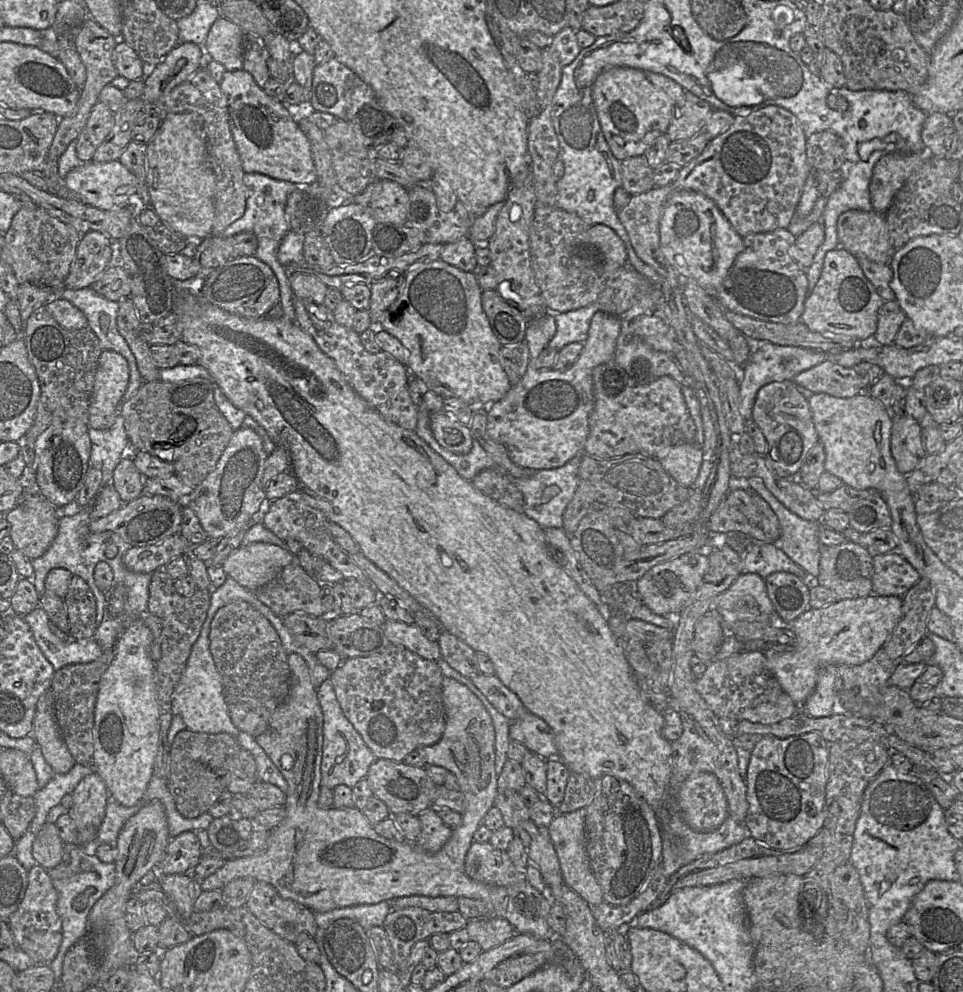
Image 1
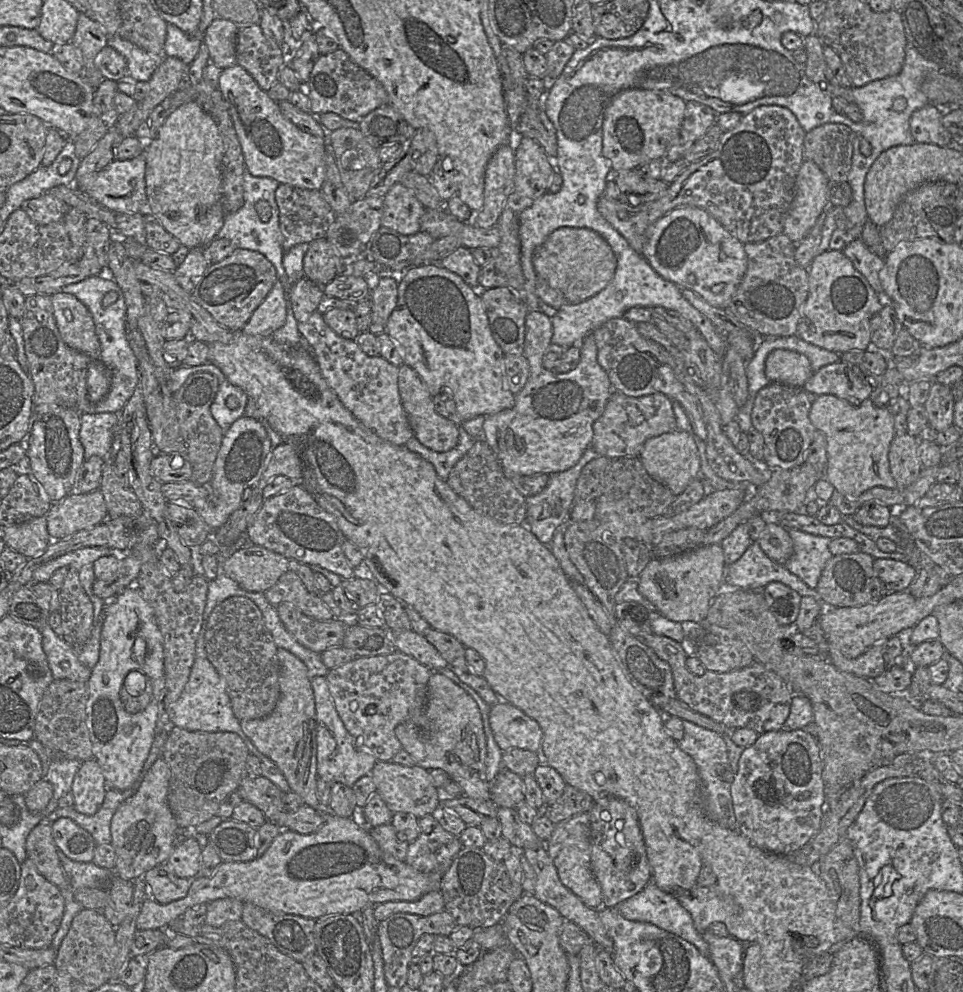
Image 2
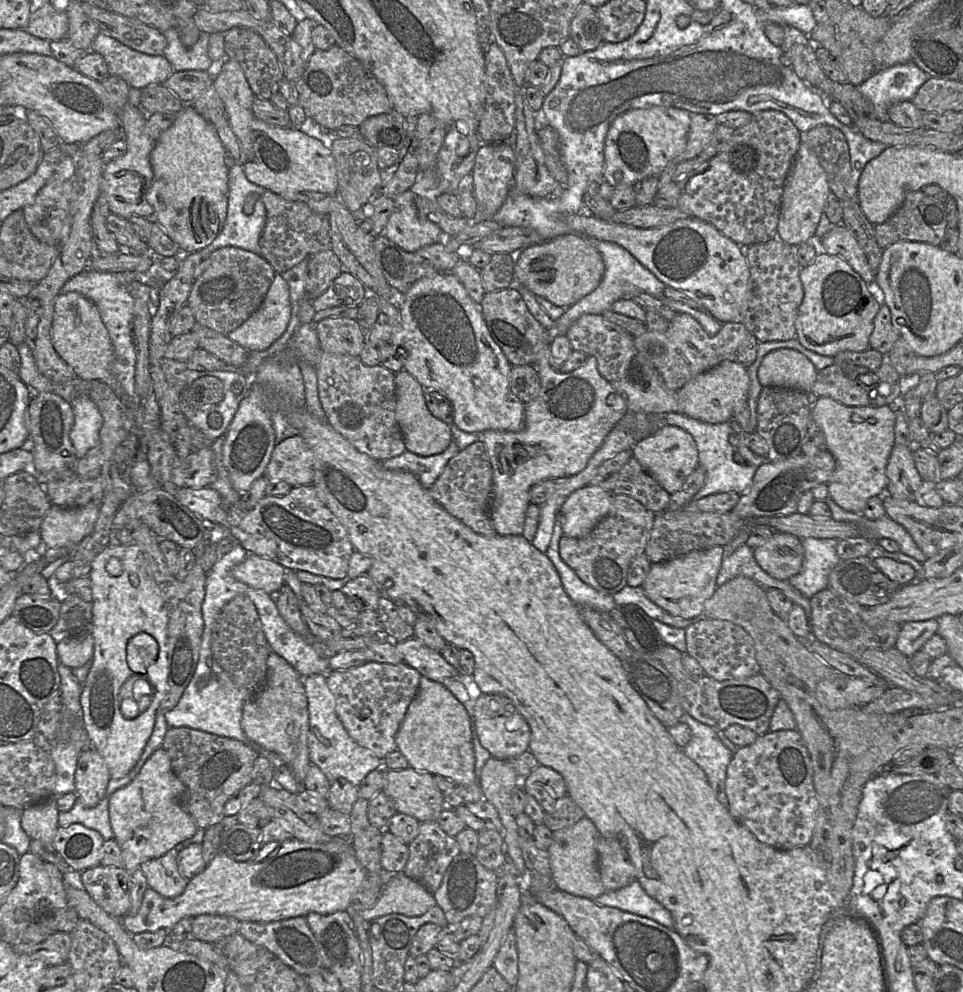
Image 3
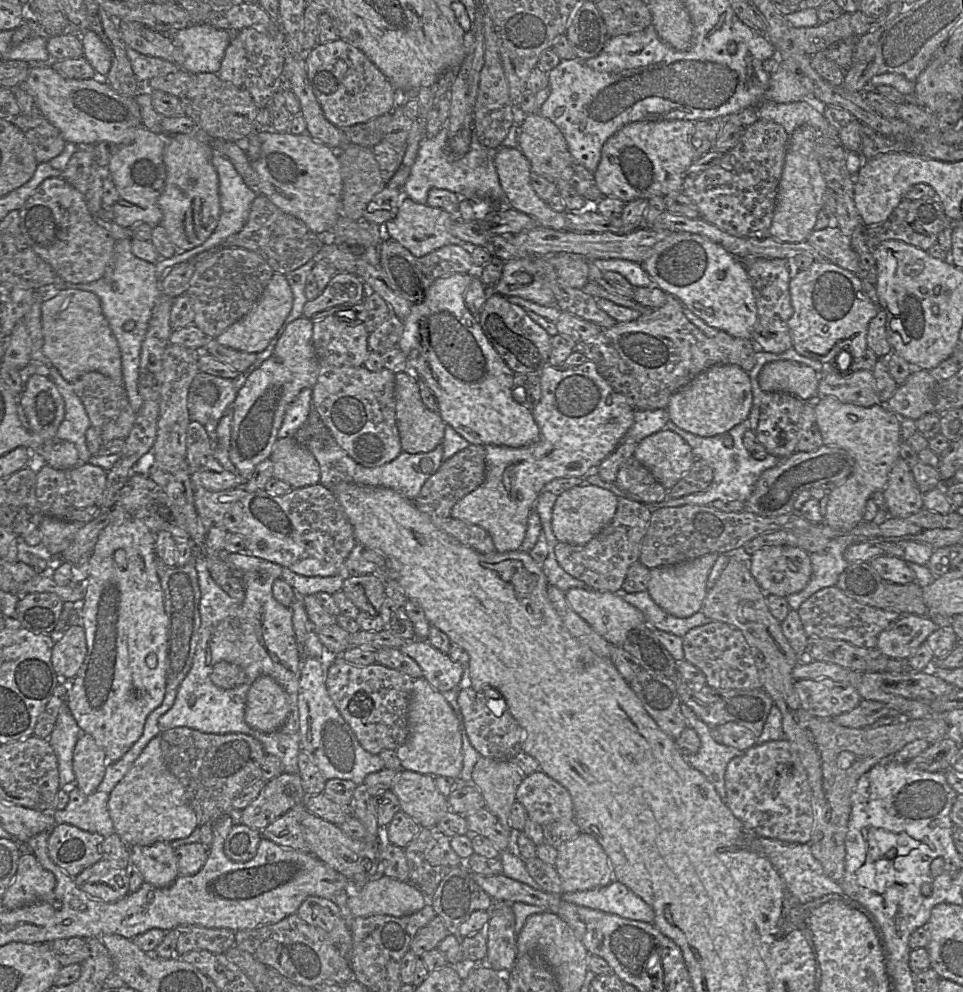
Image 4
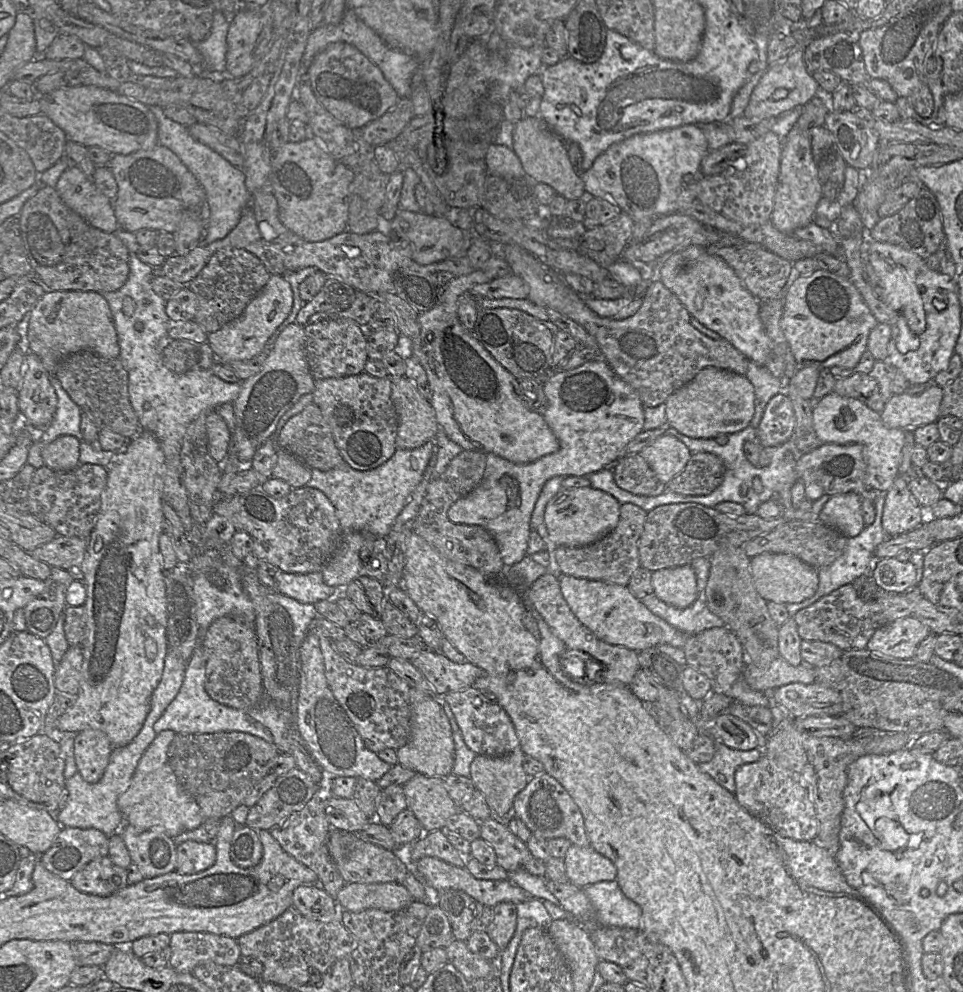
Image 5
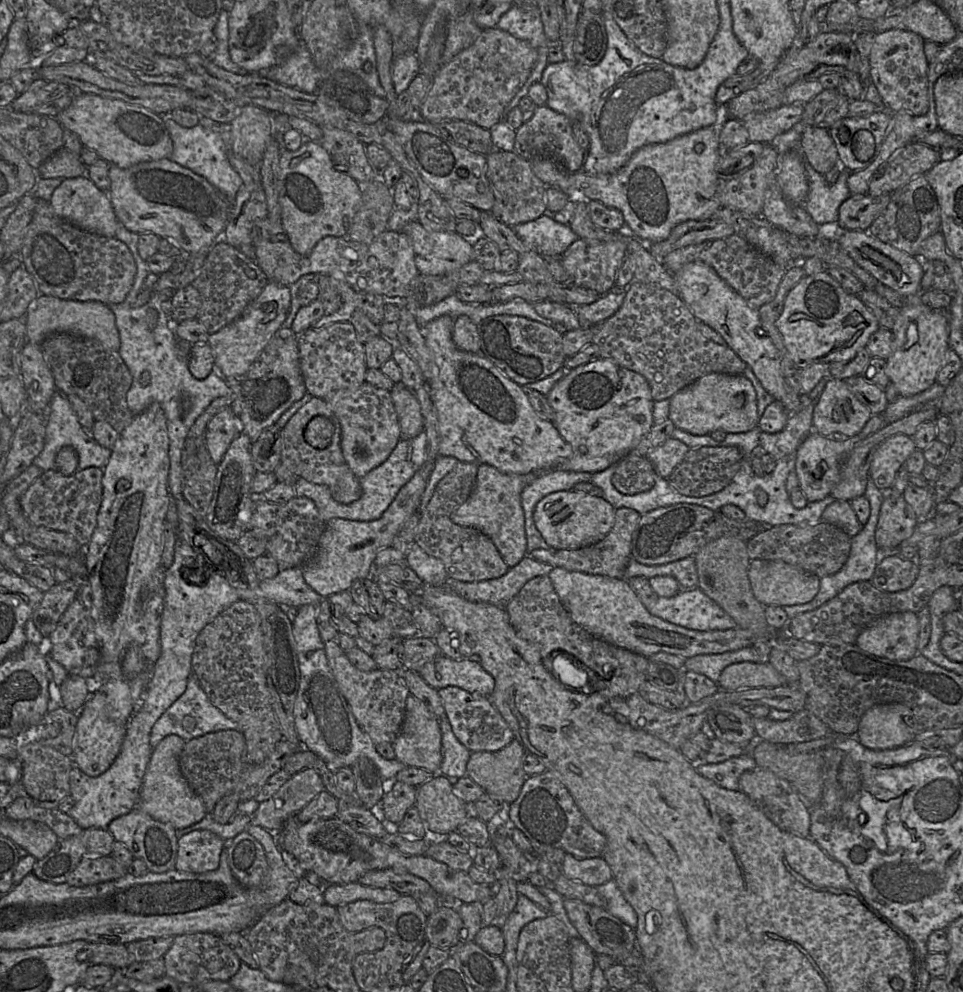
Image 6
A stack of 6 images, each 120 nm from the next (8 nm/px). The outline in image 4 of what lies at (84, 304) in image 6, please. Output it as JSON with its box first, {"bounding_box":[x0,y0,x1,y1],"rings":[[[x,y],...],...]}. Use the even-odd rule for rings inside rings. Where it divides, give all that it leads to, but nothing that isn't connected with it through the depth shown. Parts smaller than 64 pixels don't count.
{"bounding_box":[41,288,123,385],"rings":[[[72,288],[60,290],[54,297],[43,301],[41,323],[42,352],[66,381],[72,384],[87,372],[99,372],[123,385],[121,352],[96,294]]]}

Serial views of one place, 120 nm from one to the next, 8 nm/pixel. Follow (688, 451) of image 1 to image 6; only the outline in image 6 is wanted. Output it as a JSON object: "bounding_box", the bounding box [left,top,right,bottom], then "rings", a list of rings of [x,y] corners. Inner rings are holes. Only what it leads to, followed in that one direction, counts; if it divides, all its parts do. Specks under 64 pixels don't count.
{"bounding_box":[646,437,690,479],"rings":[[[673,437],[651,449],[646,458],[651,462],[657,475],[667,479],[684,459],[690,448]]]}

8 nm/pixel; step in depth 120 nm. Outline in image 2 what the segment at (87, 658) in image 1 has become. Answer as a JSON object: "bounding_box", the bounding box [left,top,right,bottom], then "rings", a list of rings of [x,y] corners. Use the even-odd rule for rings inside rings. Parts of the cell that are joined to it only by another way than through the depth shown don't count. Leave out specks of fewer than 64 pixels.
{"bounding_box":[41,624,92,682],"rings":[[[49,624],[41,628],[43,649],[54,680],[69,679],[88,682],[92,669],[78,660],[79,647],[75,647],[57,635]]]}

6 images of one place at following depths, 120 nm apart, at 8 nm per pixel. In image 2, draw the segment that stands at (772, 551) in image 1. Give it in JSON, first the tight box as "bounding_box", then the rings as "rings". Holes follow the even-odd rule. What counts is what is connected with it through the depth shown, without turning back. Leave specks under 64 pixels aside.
{"bounding_box":[724,542,819,601],"rings":[[[752,542],[736,562],[727,566],[724,587],[762,590],[770,582],[781,582],[798,592],[801,596],[811,596],[819,601],[819,595],[816,589],[810,588],[798,576],[791,573],[785,564],[780,564],[770,559],[757,542]]]}

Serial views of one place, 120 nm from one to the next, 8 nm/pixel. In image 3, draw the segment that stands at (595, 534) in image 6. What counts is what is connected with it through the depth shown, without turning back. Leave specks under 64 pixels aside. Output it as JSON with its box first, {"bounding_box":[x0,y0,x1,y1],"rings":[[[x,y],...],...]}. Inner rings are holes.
{"bounding_box":[558,485,611,537],"rings":[[[587,485],[572,492],[560,508],[558,521],[563,536],[586,537],[609,512],[611,492],[596,485]]]}

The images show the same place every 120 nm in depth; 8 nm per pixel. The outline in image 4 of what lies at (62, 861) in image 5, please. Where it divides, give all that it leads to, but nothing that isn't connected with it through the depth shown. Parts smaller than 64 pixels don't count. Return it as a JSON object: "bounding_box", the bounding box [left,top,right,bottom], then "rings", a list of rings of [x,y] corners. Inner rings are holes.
{"bounding_box":[48,824,105,877],"rings":[[[57,824],[48,840],[50,859],[71,877],[102,859],[105,838],[69,824]]]}

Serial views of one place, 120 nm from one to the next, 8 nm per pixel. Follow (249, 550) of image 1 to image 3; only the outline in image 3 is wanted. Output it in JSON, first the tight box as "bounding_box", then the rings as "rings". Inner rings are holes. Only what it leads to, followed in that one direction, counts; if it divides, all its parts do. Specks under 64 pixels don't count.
{"bounding_box":[232,553,286,594],"rings":[[[249,553],[246,559],[232,569],[233,577],[251,588],[275,594],[285,585],[286,568],[281,564]]]}

